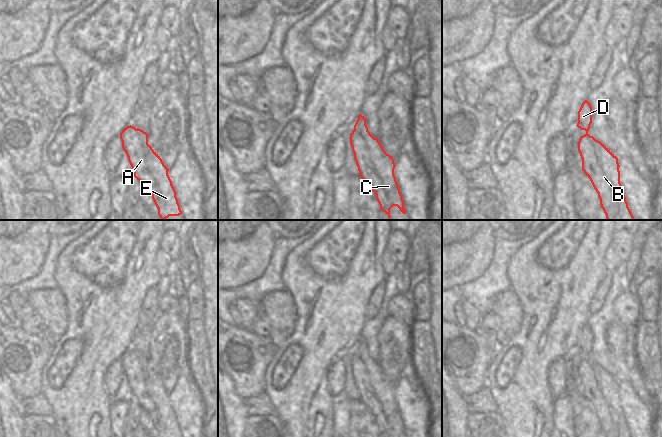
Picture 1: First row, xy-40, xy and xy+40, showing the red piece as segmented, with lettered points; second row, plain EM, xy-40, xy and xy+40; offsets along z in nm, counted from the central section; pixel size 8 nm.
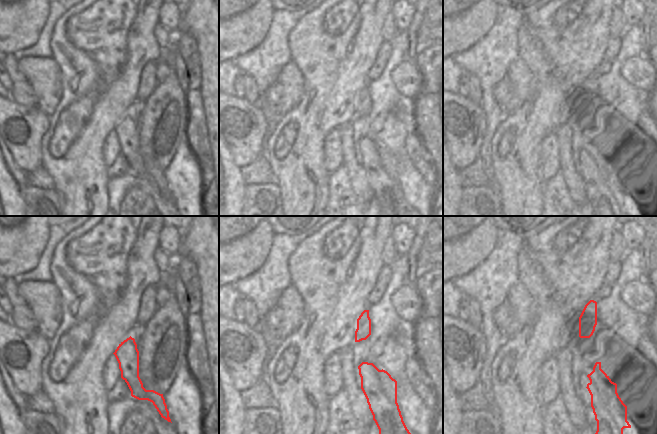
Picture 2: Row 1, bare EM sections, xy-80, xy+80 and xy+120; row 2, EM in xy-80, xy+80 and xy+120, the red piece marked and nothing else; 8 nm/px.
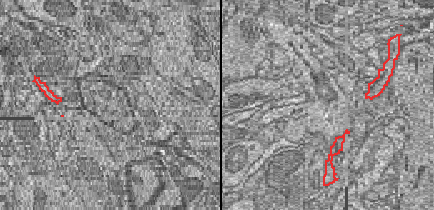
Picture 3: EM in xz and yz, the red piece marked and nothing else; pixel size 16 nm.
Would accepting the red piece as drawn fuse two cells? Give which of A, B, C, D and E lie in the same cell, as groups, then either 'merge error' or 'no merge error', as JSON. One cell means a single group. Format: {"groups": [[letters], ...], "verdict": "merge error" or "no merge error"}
{"groups": [["A", "B", "C", "E"], ["D"]], "verdict": "merge error"}

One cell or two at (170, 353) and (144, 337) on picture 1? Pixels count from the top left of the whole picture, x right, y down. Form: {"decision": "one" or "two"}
{"decision": "two"}

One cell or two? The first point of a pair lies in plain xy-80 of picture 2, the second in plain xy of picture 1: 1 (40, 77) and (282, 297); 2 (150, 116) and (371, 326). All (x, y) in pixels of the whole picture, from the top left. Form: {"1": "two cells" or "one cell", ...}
{"1": "one cell", "2": "two cells"}

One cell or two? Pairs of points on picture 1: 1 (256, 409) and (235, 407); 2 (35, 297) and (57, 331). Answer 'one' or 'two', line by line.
1: two
2: one

